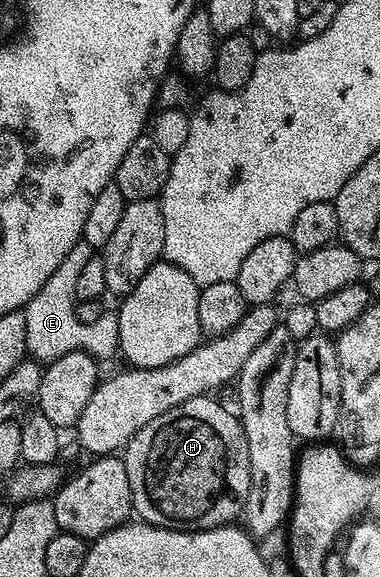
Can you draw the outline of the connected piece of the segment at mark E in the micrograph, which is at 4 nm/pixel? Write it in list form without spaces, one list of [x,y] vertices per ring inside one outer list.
[[[84,241],[77,242],[72,248],[72,252],[68,252],[68,256],[64,256],[64,260],[60,260],[60,268],[56,268],[56,272],[52,272],[52,276],[48,276],[48,280],[44,280],[40,292],[36,292],[36,296],[32,296],[32,300],[28,300],[28,304],[24,308],[26,353],[31,359],[49,364],[60,356],[77,350],[84,350],[99,360],[105,360],[105,358],[119,353],[117,325],[85,326],[80,324],[80,320],[76,320],[76,308],[79,304],[76,296],[76,283],[80,271],[88,265],[88,260],[95,257],[95,254],[95,247],[89,246]]]

